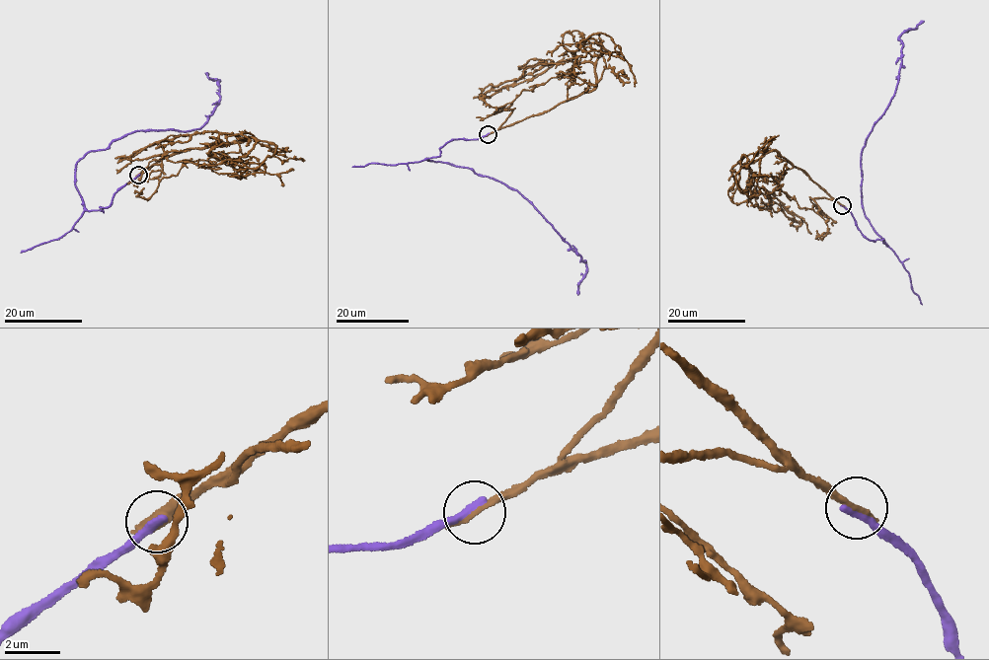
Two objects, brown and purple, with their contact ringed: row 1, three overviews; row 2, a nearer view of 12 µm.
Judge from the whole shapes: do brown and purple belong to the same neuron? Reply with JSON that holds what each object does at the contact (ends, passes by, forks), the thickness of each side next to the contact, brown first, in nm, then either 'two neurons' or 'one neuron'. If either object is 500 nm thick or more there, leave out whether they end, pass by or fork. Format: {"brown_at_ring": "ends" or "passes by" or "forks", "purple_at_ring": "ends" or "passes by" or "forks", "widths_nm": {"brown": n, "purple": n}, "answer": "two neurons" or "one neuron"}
{"brown_at_ring": "ends", "purple_at_ring": "ends", "widths_nm": {"brown": 400, "purple": 320}, "answer": "two neurons"}

